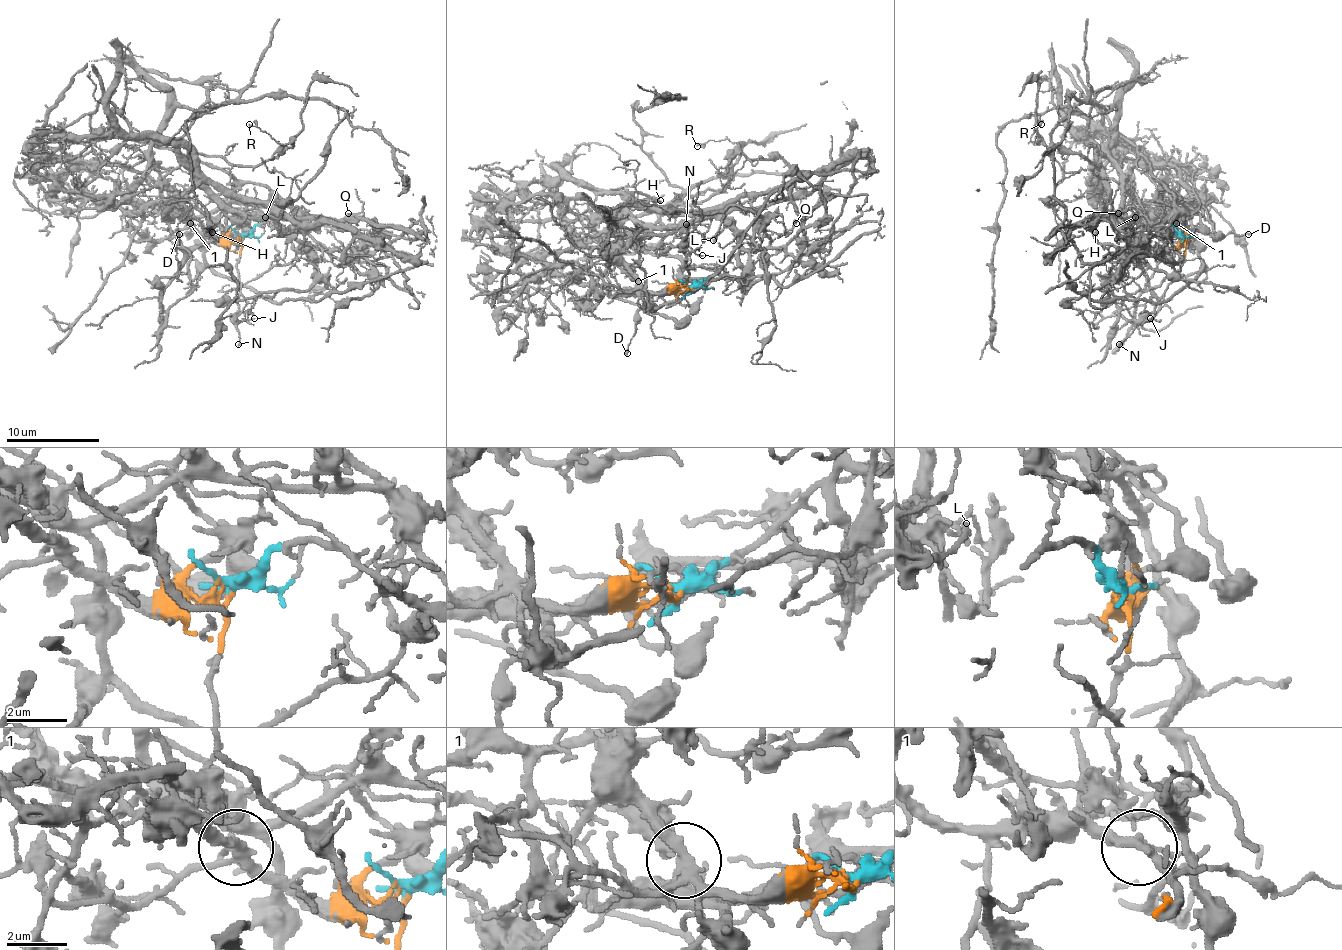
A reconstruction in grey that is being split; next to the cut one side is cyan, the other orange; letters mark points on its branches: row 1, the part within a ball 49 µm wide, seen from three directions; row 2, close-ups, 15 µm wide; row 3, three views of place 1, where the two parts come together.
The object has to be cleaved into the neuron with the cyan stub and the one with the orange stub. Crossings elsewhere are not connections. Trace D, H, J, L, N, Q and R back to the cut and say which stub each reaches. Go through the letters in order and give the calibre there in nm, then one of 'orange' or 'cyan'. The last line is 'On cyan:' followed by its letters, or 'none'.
D: 130 nm thick; orange
H: 140 nm thick; orange
J: 110 nm thick; orange
L: 140 nm thick; cyan
N: 130 nm thick; orange
Q: 130 nm thick; cyan
R: 80 nm thick; orange
On cyan: L, Q

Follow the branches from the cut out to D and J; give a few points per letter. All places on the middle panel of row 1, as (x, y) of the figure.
D: (689, 286), (642, 295), (635, 330), (626, 354)
J: (689, 286), (689, 291), (684, 286), (689, 272), (684, 251), (696, 251), (703, 256)

